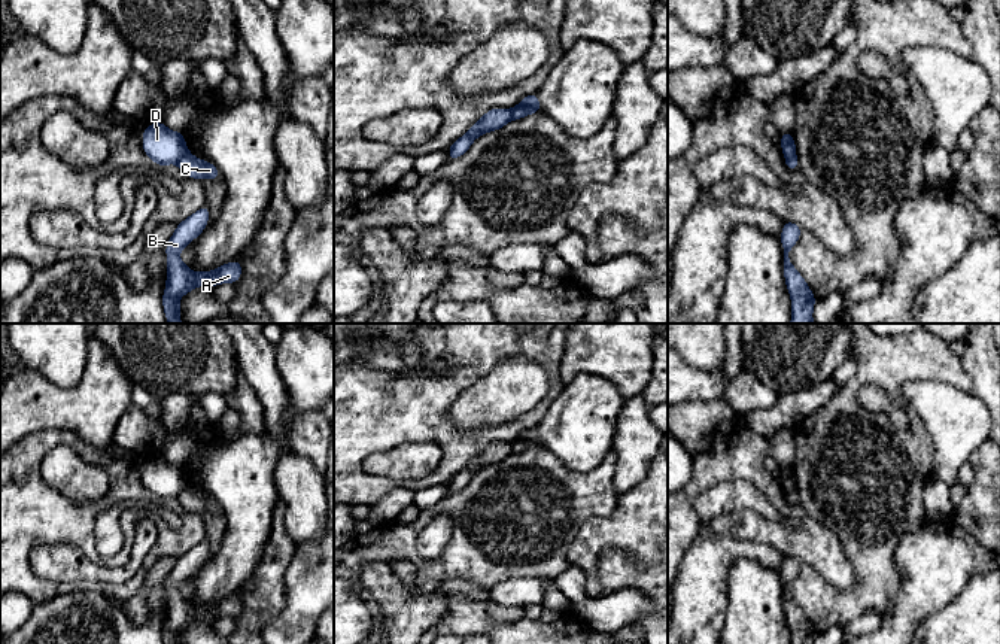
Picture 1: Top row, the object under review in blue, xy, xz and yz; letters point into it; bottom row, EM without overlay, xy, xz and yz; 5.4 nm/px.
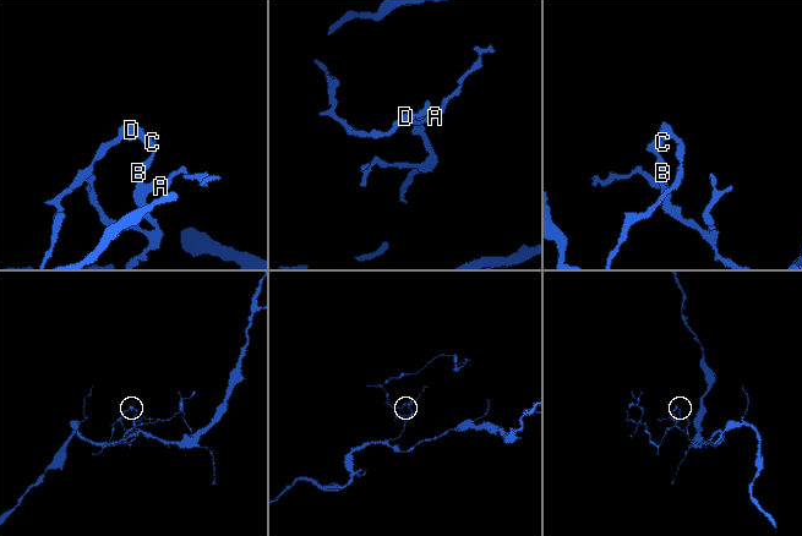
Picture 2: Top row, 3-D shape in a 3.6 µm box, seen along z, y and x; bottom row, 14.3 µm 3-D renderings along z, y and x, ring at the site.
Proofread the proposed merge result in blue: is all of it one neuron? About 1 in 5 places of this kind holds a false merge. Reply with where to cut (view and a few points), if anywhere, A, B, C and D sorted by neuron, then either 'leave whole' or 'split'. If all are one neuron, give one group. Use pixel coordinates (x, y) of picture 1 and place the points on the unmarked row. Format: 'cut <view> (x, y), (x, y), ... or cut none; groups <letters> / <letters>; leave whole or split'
cut xy (188, 486), (176, 497); groups A B C / D; split

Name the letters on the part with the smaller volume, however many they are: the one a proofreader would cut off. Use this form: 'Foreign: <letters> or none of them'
Foreign: D

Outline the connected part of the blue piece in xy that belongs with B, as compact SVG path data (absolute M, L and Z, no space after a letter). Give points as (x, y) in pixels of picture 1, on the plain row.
M204 538L194 549L182 555L170 571L167 587L167 617L162 629L164 644L180 644L179 632L191 626L195 620L216 620L219 617L235 617L241 610L240 595L224 598L213 605L194 607L186 601L179 586L198 571L209 558L209 540Z

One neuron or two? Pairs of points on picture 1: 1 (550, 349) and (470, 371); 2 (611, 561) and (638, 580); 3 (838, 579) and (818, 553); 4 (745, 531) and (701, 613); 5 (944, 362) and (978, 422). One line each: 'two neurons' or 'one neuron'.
1: one neuron
2: one neuron
3: one neuron
4: two neurons
5: two neurons

